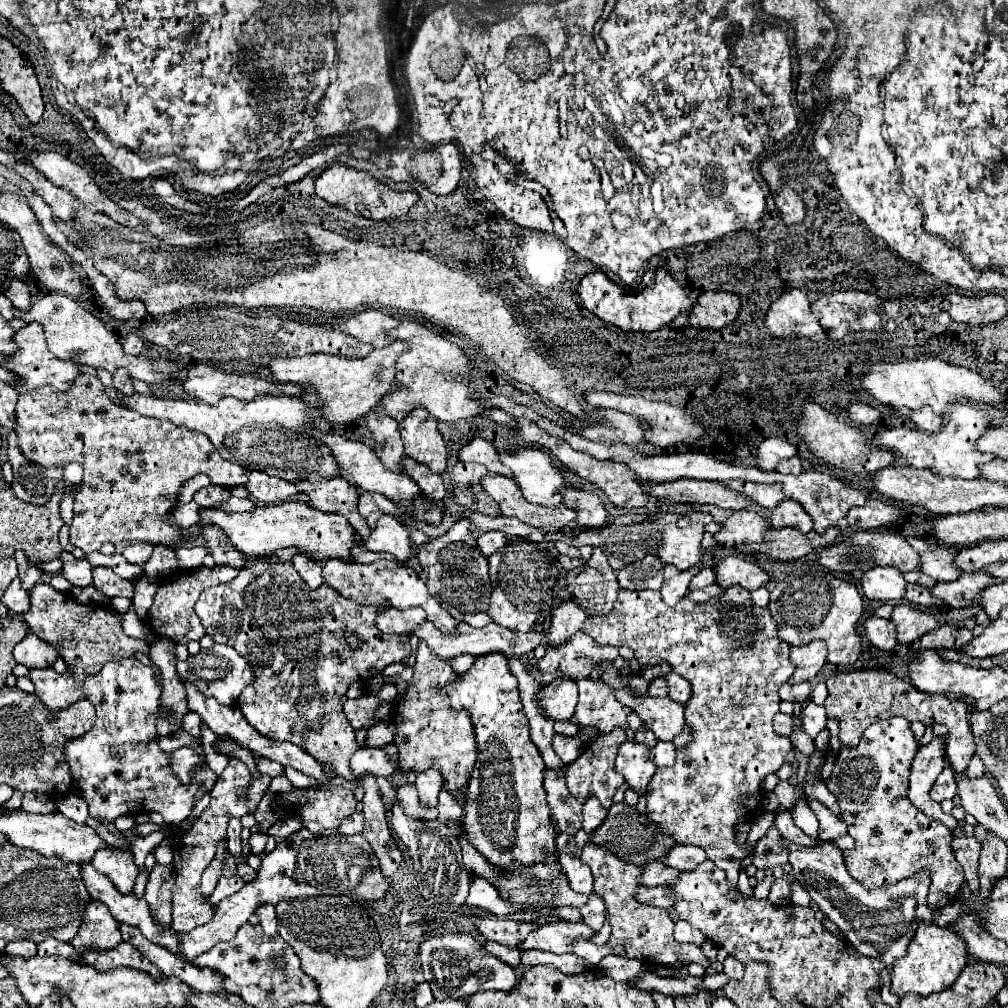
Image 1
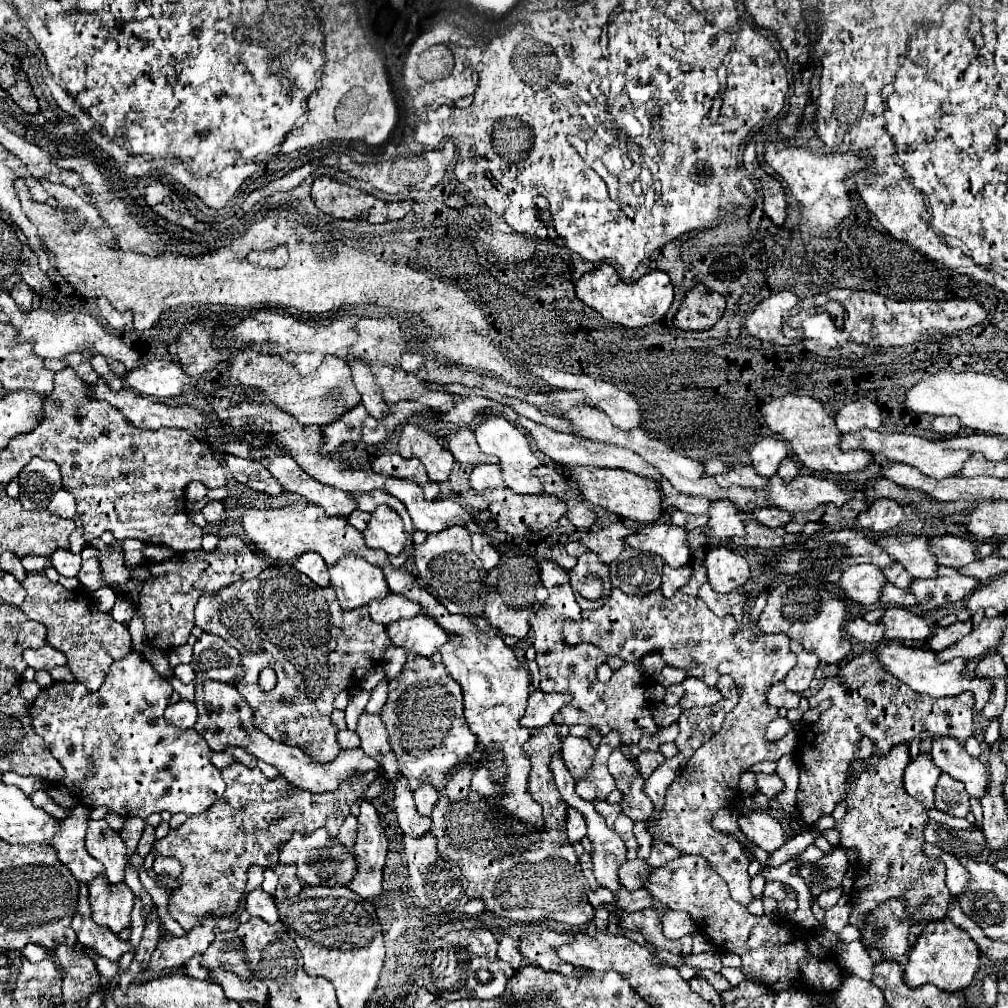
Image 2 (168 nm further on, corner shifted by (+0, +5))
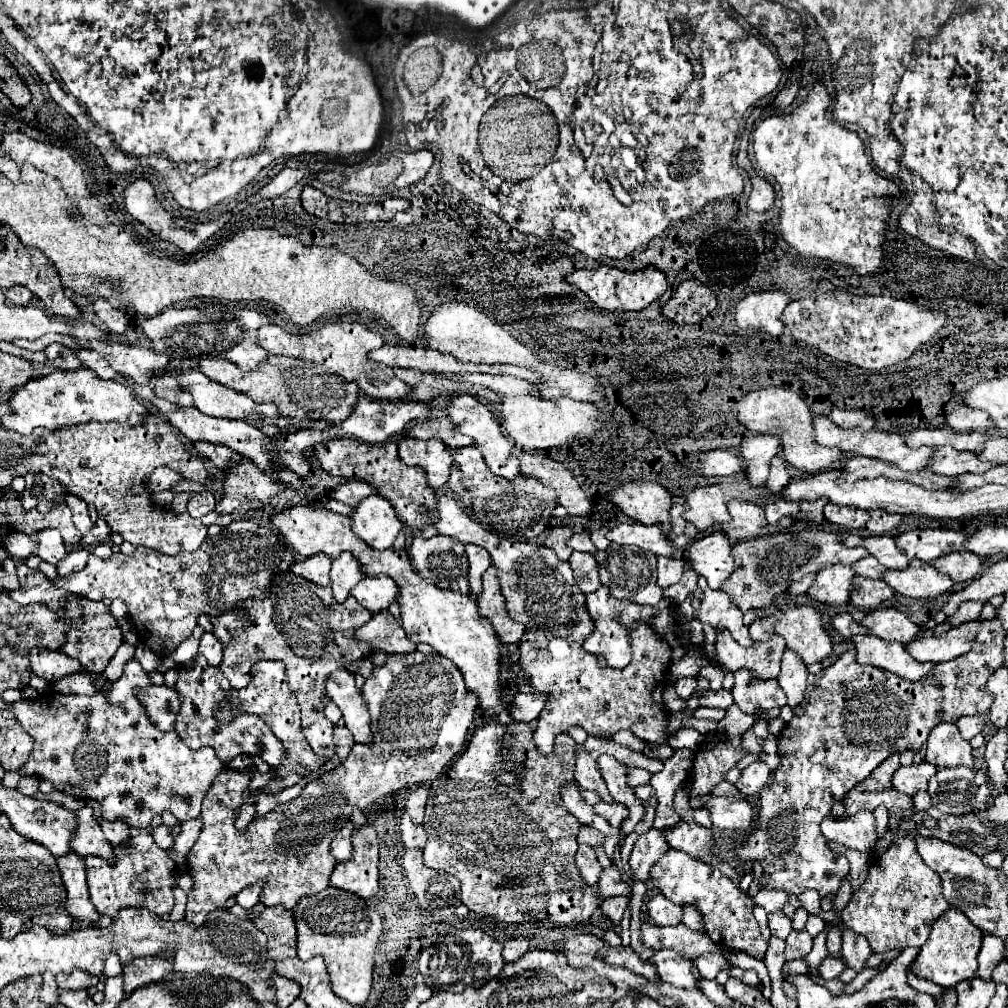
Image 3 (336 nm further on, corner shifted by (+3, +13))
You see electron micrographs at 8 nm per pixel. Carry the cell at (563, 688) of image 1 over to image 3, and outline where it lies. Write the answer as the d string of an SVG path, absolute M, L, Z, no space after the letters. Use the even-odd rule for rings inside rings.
M516 693L510 703L510 717L514 721L524 721L530 723L538 719L540 711L544 709L546 695L534 695L534 693Z

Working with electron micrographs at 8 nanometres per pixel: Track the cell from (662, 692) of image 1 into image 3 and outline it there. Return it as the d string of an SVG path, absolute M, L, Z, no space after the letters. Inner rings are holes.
M688 677L688 679L680 679L680 681L676 681L676 693L682 697L682 699L688 699L692 693L694 693L694 689L696 689L696 679L692 679L692 677Z

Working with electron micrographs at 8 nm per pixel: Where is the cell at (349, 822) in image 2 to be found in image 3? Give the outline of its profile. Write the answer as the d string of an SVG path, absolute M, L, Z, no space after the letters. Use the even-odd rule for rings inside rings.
M346 823L338 831L336 839L332 841L330 853L336 859L336 863L344 863L344 861L350 861L352 859L352 831L354 831L352 829L352 823Z

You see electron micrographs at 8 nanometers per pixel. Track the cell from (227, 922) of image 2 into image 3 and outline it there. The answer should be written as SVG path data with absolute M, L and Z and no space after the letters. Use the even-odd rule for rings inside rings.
M134 957L132 959L132 967L124 965L122 969L122 977L126 981L124 991L126 995L130 995L134 989L160 981L164 979L168 973L172 971L172 957Z

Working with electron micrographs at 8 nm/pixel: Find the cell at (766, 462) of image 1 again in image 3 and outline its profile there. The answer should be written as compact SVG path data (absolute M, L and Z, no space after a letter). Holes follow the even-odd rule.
M752 435L740 443L742 471L752 487L760 487L766 481L770 459L778 455L778 439L774 435Z

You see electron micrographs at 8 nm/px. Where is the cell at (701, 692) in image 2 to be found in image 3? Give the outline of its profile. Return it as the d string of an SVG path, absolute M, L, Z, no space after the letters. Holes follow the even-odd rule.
M720 689L720 691L706 691L700 699L698 699L698 703L702 705L702 707L716 707L716 709L728 709L734 701L732 701L732 695L730 695L730 691L726 691L726 689Z

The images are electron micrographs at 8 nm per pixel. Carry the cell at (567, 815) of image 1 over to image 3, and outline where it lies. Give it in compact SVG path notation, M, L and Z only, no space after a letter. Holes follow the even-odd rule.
M580 827L580 833L578 833L578 843L584 843L588 847L604 847L604 835L598 833L596 829L592 827Z

